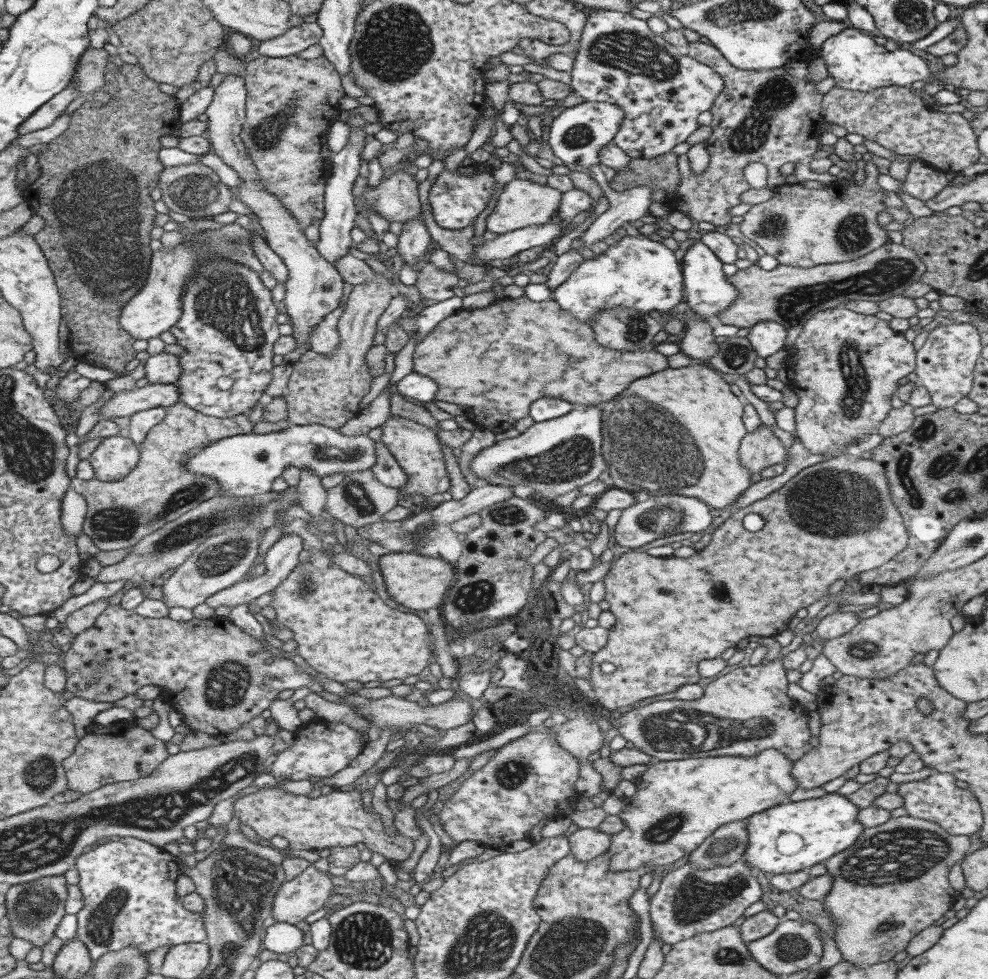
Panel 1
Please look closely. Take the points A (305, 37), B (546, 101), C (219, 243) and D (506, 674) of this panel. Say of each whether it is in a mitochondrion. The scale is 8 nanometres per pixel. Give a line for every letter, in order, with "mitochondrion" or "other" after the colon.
A: other
B: other
C: mitochondrion
D: other

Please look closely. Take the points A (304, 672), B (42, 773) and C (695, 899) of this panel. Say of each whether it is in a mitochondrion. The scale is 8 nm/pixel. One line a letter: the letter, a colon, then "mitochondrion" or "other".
A: other
B: mitochondrion
C: mitochondrion

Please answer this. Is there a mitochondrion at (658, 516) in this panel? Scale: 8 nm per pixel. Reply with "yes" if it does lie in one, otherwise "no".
yes

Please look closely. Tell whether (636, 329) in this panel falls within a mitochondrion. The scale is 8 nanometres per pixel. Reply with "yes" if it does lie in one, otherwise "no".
yes

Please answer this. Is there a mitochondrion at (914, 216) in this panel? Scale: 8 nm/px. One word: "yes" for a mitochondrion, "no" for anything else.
no

